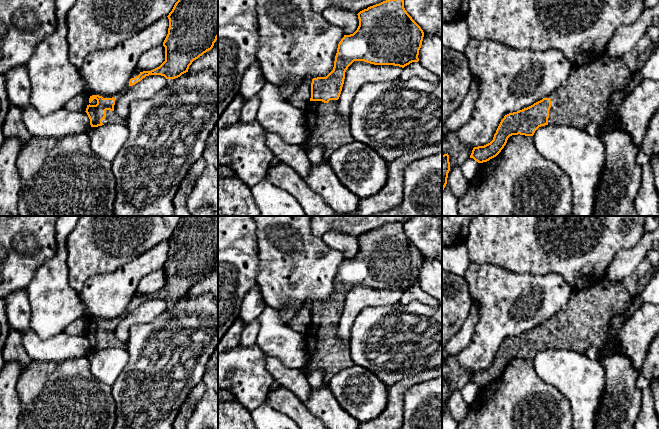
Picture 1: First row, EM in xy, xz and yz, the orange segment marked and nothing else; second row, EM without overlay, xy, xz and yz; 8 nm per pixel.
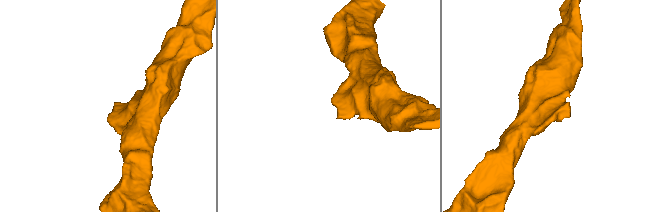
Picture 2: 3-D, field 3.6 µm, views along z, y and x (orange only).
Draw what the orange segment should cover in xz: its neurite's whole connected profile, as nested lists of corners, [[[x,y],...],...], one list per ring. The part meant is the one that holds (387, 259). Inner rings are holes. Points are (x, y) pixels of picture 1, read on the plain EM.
[[[389,223],[360,235],[358,238],[359,250],[350,259],[344,259],[338,268],[333,294],[326,301],[312,303],[311,322],[305,333],[306,336],[306,365],[301,371],[308,376],[316,369],[322,371],[324,383],[328,383],[338,372],[352,367],[355,363],[350,356],[349,344],[344,344],[338,335],[338,323],[340,321],[345,303],[345,296],[354,285],[364,285],[374,289],[394,289],[404,292],[412,286],[418,286],[419,274],[422,269],[424,256],[412,243],[404,232],[404,224]]]

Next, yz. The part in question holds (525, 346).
[[[606,278],[584,290],[572,291],[569,301],[552,317],[550,322],[543,322],[527,332],[505,339],[493,364],[484,370],[474,371],[470,382],[478,387],[487,386],[501,376],[510,360],[518,358],[533,360],[539,351],[548,348],[565,349],[582,354],[589,347],[599,350],[604,346],[606,330],[611,319],[625,310],[630,299],[631,295],[622,281],[611,282]]]

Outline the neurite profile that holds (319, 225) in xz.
[[[312,216],[310,230],[321,238],[329,231],[353,235],[358,238],[370,230],[389,223],[406,223],[412,216]]]

